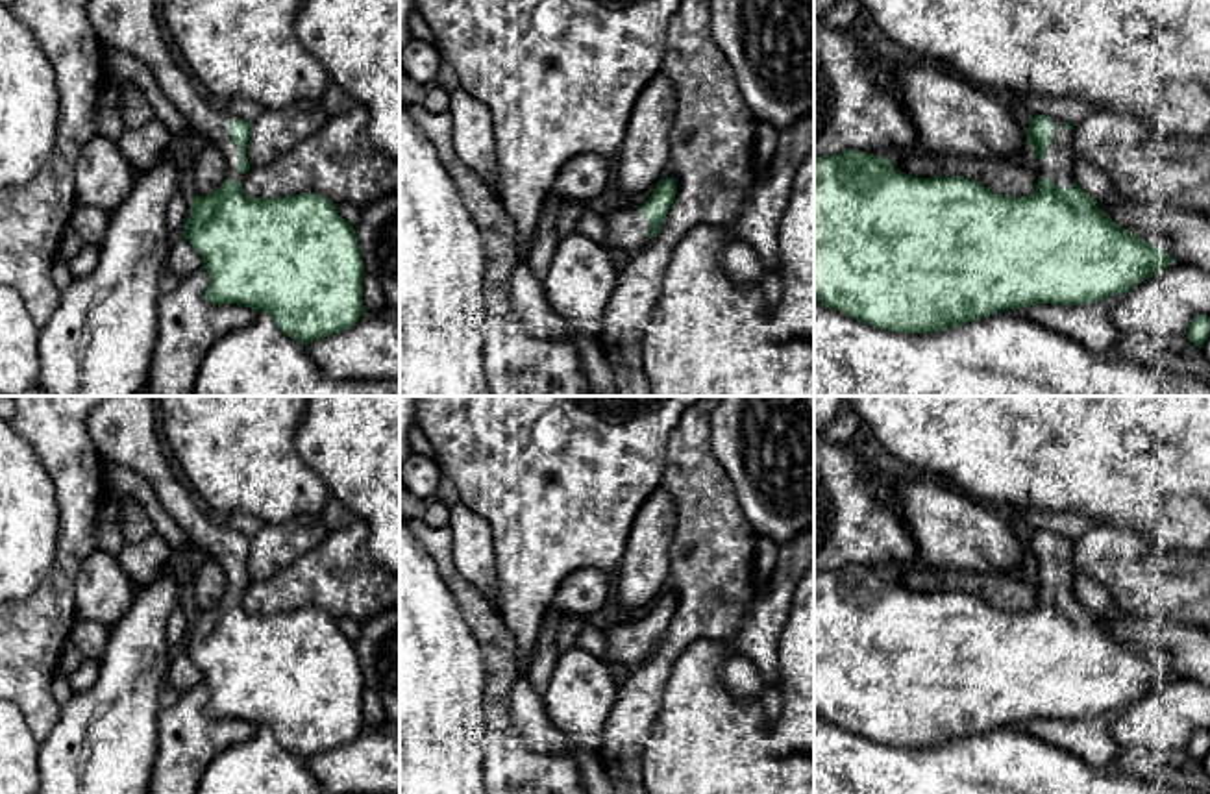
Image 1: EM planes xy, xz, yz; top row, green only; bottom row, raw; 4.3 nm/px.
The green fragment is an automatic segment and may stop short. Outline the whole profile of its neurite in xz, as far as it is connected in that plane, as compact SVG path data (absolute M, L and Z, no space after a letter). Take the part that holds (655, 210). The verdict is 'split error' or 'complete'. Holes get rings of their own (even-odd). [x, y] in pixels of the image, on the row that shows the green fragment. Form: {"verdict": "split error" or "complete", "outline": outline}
{"verdict": "split error", "outline": "M666 178L659 181L655 192L642 205L605 215L607 248L620 248L629 255L642 250L659 233L675 194L675 180Z"}

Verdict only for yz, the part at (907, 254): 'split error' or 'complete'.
split error

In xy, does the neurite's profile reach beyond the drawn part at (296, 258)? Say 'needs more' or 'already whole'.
needs more

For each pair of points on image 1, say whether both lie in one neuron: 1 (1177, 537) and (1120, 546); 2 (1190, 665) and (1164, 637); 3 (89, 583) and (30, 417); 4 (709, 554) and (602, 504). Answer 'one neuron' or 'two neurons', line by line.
1: two neurons
2: one neuron
3: two neurons
4: two neurons

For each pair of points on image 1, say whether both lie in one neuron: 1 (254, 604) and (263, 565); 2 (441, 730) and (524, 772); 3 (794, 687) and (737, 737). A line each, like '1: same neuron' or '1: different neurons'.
1: different neurons
2: different neurons
3: different neurons

